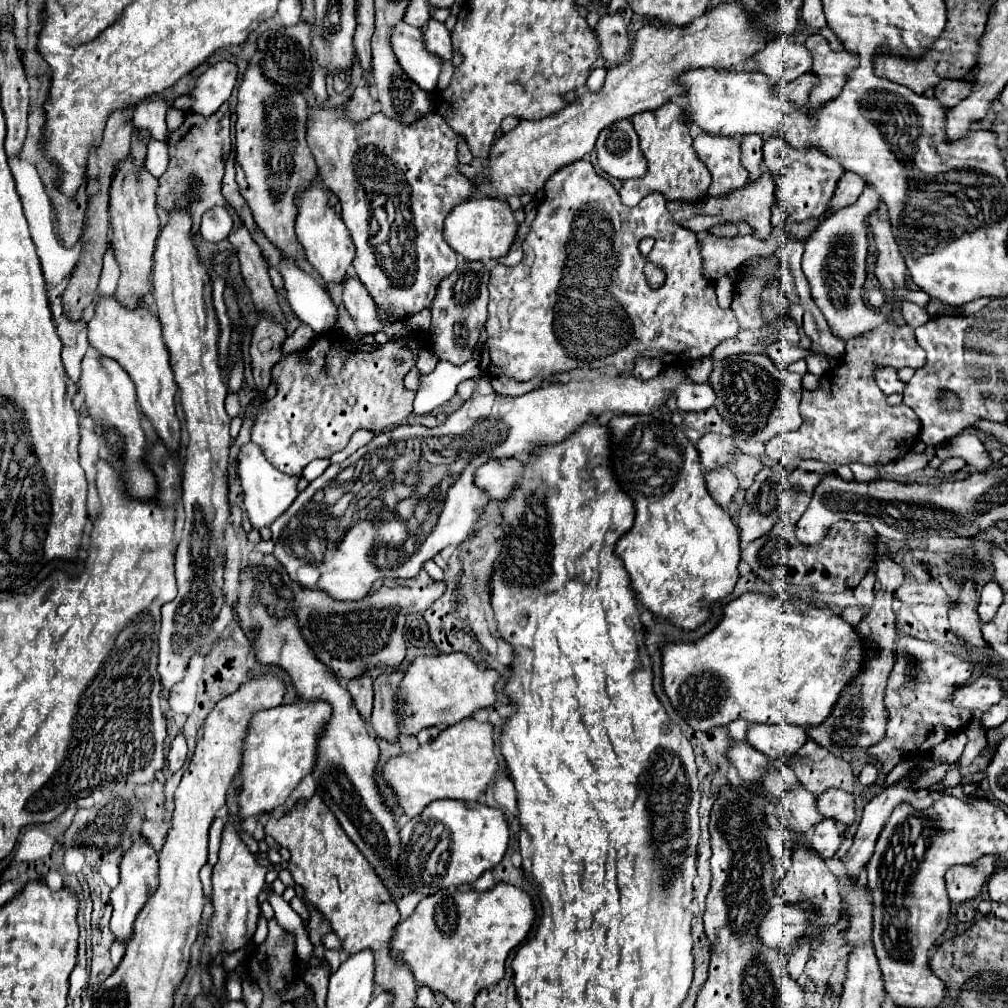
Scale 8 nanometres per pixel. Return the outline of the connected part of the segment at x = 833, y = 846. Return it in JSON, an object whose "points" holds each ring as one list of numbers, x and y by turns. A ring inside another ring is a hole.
{"points":[[825,819,819,825,815,825,813,833,807,839,809,839,811,849,823,859,833,857,837,849,841,847,841,833,837,829,837,823,831,819]]}

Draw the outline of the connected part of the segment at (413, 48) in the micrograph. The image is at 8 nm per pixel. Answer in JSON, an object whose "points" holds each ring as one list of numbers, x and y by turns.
{"points":[[397,23,389,35,391,49,395,51,399,67,407,77,425,91,437,87,437,77,441,73,441,59,431,55,423,45,423,33,407,23]]}

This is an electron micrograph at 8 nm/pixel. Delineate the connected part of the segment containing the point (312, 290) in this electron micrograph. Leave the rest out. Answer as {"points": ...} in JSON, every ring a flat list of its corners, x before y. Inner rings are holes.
{"points":[[281,259,279,273,287,291,287,301,293,313,309,325,313,331,323,333,335,325,339,317,335,303,331,301,327,289,319,285,309,273,305,273,295,261]]}

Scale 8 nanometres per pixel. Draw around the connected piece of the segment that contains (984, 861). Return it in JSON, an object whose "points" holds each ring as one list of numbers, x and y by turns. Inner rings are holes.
{"points":[[987,855,969,867,951,867,945,873,945,885,947,885,949,899,957,905,973,899,981,891,985,879,993,875,995,859,997,855]]}

